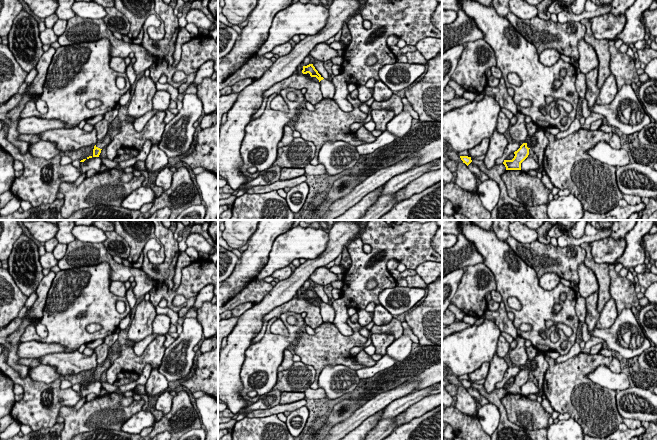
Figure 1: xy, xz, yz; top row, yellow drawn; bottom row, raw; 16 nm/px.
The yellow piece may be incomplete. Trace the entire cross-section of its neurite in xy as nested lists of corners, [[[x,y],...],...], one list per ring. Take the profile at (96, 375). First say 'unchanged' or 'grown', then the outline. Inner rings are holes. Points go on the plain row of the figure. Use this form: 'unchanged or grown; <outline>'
grown; [[[106,358],[102,364],[97,364],[97,367],[93,373],[93,381],[99,381],[101,374],[104,371],[107,371],[111,365],[112,364],[108,358]]]

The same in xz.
grown; [[[313,288],[303,290],[302,297],[303,298],[309,297],[311,301],[316,301],[319,304],[323,322],[333,323],[335,319],[334,308],[330,304],[324,303],[315,293]]]

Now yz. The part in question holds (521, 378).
grown; [[[531,361],[529,367],[523,367],[520,372],[514,376],[512,384],[504,384],[503,388],[506,394],[521,394],[521,387],[528,381],[529,373],[535,368],[535,361]]]

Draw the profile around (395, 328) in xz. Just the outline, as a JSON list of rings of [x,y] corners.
[[[395,317],[392,319],[392,321],[388,324],[377,326],[374,325],[370,332],[372,334],[381,334],[381,333],[386,333],[386,334],[391,334],[394,336],[394,339],[396,340],[397,338],[401,337],[404,333],[403,327],[402,327],[402,322],[396,319]]]

